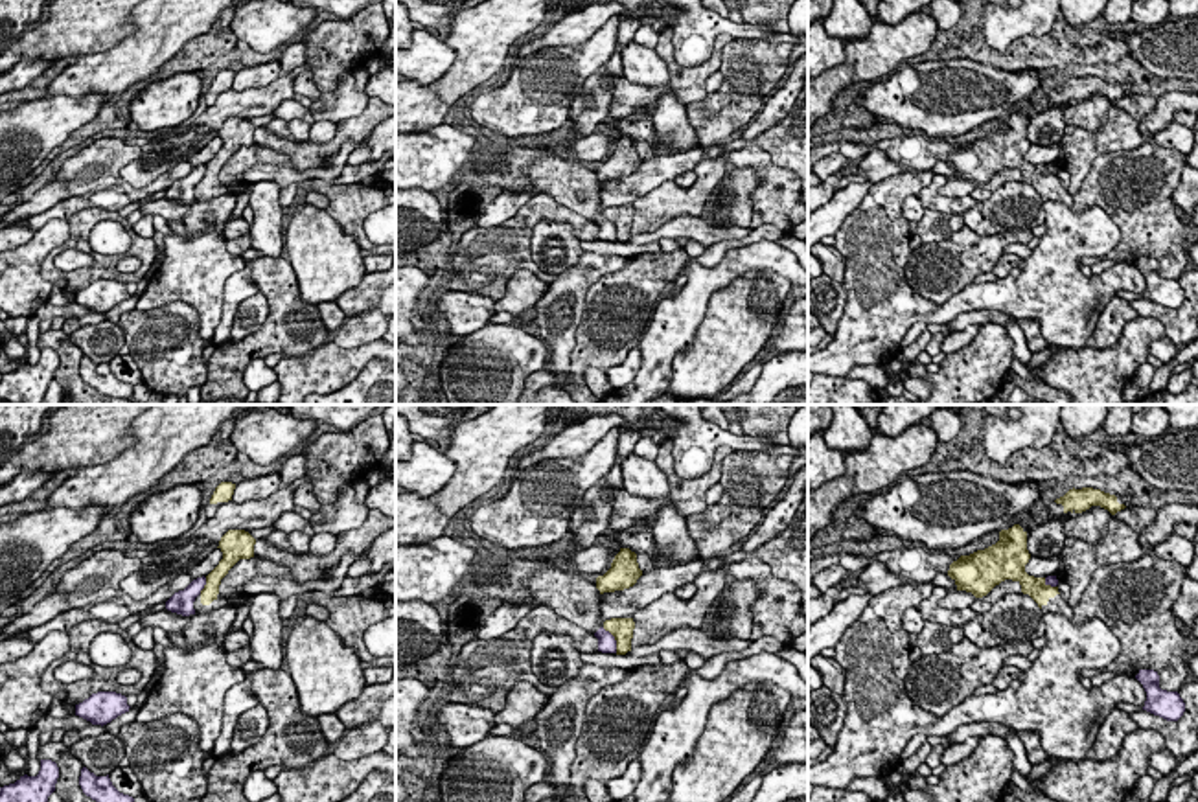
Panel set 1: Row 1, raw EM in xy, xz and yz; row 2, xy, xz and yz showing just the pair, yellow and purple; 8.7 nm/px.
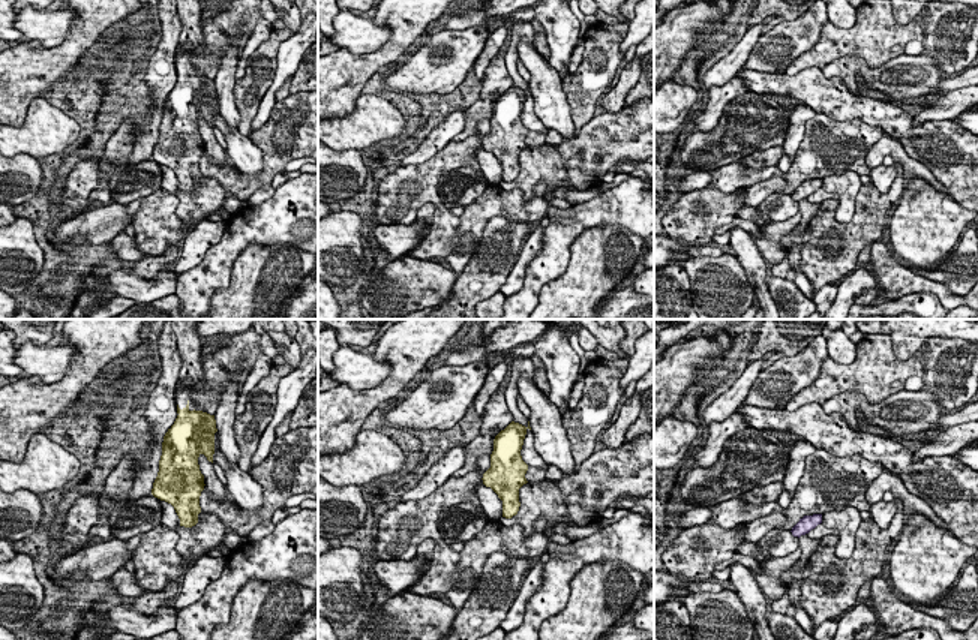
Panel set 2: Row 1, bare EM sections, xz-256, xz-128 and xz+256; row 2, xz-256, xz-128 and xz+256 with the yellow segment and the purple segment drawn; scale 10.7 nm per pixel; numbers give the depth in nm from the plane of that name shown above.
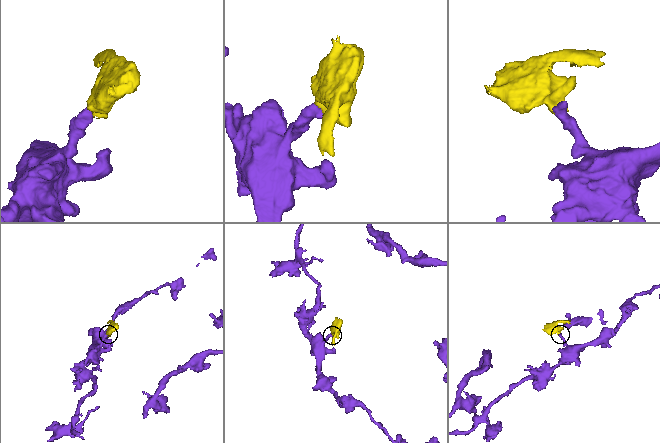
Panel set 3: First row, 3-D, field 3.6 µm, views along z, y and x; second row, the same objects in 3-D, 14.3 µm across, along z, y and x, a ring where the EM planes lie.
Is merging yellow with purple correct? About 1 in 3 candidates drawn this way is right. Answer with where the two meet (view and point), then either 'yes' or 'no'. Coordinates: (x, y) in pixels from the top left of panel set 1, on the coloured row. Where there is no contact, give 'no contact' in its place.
xz (615, 639) | no

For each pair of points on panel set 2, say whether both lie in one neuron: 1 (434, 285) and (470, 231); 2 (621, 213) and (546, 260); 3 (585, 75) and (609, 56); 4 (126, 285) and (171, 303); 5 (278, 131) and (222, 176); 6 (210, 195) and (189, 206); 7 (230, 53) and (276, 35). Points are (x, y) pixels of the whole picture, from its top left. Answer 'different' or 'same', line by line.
1: different
2: same
3: same
4: different
5: same
6: same
7: different

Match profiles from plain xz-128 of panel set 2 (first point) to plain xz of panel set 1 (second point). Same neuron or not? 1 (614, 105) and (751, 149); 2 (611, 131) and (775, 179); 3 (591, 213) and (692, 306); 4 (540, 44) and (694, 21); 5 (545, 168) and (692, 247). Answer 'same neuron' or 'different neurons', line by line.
1: same neuron
2: different neurons
3: same neuron
4: different neurons
5: different neurons

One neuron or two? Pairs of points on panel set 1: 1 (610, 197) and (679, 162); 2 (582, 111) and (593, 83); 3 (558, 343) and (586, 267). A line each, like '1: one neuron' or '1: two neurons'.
1: one neuron
2: one neuron
3: one neuron

